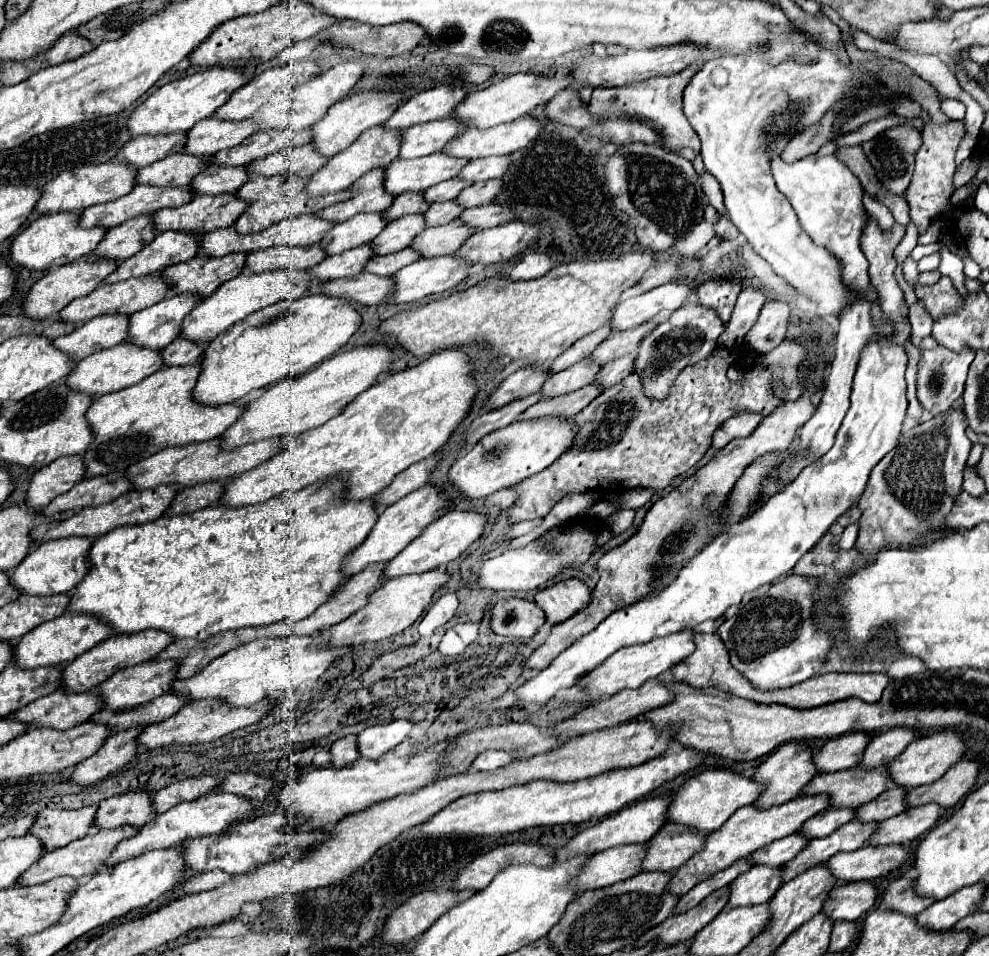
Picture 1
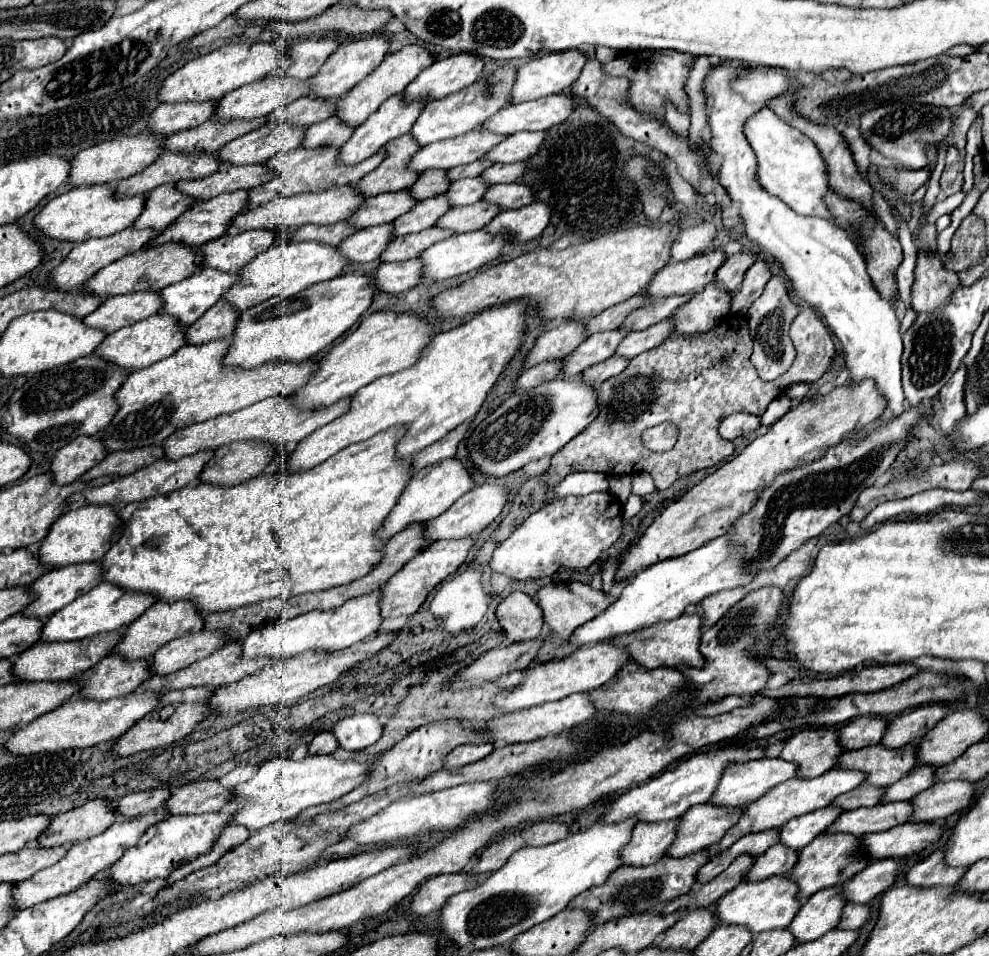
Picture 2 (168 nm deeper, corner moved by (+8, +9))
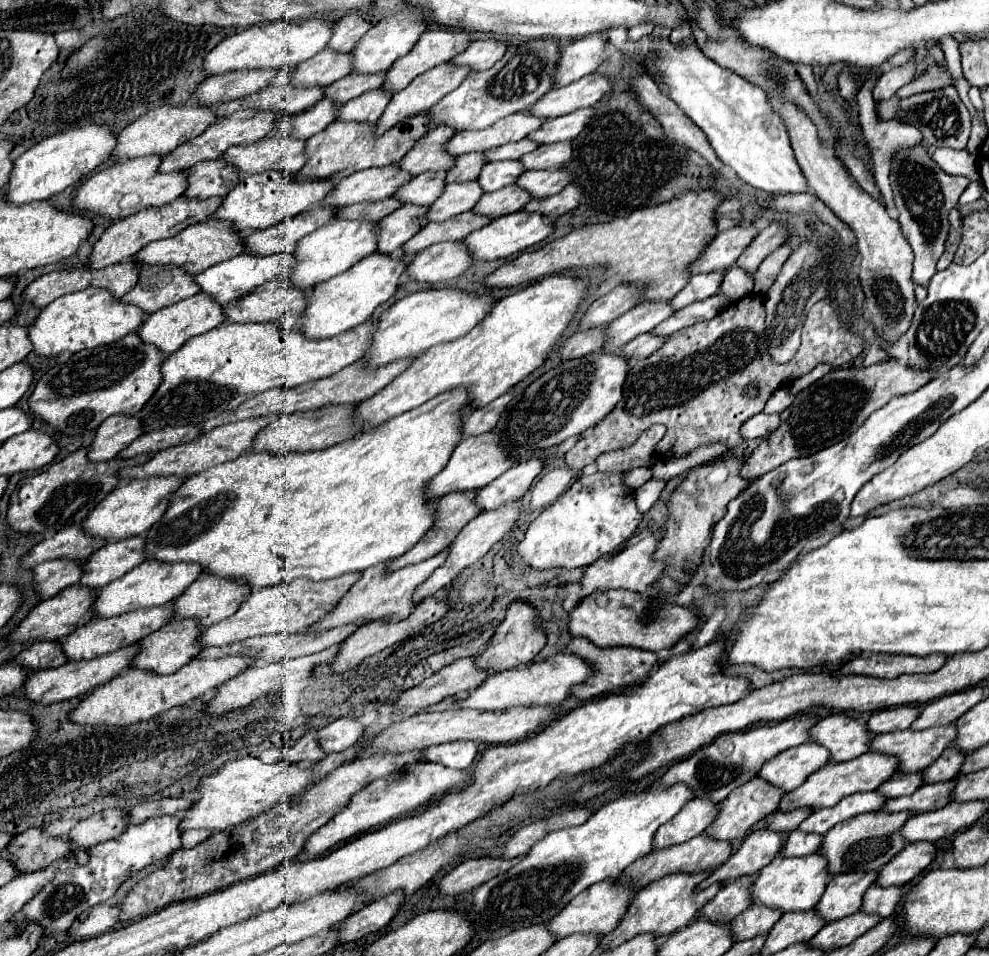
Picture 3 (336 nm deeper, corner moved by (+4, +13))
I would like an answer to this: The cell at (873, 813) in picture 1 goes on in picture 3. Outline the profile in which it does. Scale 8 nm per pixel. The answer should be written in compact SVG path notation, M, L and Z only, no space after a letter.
M946 748L936 762L932 762L928 768L924 768L922 782L924 784L938 784L938 782L954 780L956 774L960 772L962 760L964 760L964 752L954 750L954 748Z

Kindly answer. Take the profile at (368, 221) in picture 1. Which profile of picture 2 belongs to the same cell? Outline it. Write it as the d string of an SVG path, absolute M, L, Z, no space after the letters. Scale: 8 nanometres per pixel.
M382 192L380 196L368 198L362 208L348 220L356 230L368 228L368 226L378 226L386 222L394 222L398 216L408 212L416 200L408 196L408 192Z

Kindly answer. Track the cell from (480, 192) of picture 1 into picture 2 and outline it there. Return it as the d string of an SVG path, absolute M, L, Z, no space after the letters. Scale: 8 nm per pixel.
M526 162L492 164L488 170L484 170L482 176L484 176L490 184L502 184L502 182L514 182L514 180L518 180L526 170L528 170Z

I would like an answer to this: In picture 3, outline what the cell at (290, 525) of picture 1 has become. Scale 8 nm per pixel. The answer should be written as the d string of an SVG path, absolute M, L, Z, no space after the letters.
M458 388L452 392L444 392L442 396L434 396L432 400L422 404L420 408L404 412L404 414L388 420L388 424L382 424L380 428L372 428L372 432L364 432L362 436L356 436L352 440L344 440L342 444L336 444L332 448L324 448L324 450L316 450L316 452L304 452L304 454L288 452L284 456L244 452L236 460L230 460L226 464L220 464L220 466L214 466L206 472L190 476L174 492L162 518L146 532L146 536L144 536L146 560L158 560L158 562L168 562L168 564L194 562L194 564L200 564L202 572L206 572L206 574L244 582L252 590L256 590L256 588L284 584L284 582L290 582L296 578L306 578L306 580L318 582L318 580L338 578L338 576L350 574L350 572L364 572L370 566L390 562L392 558L402 556L404 552L408 552L408 548L412 548L424 536L424 530L428 530L434 522L434 518L432 518L434 516L434 504L424 502L422 490L424 490L424 484L434 476L434 472L440 472L444 468L454 446L460 442L460 422L462 422L460 406L464 404L464 400L466 400L466 392L462 388Z

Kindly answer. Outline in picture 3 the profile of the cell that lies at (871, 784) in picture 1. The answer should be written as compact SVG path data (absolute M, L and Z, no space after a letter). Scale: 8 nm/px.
M936 726L928 730L900 730L878 734L870 742L870 752L898 758L898 772L920 772L932 764L954 740L956 726Z

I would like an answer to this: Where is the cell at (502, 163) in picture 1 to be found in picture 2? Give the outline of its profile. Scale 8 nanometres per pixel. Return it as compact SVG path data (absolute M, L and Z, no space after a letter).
M518 132L508 136L504 142L500 142L496 148L492 148L484 158L492 162L502 162L502 164L512 164L512 162L522 162L528 160L528 156L534 156L544 142L548 132Z

